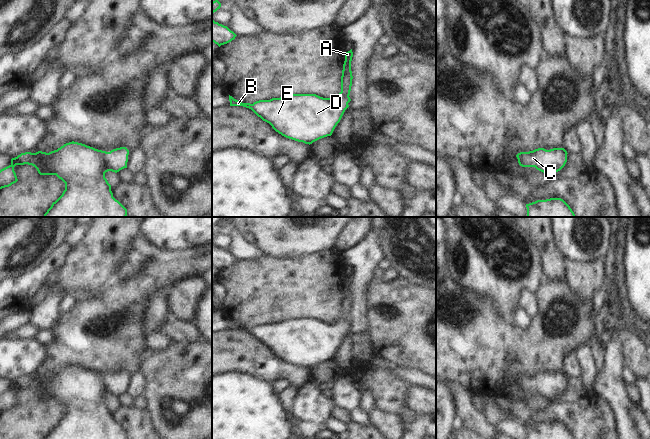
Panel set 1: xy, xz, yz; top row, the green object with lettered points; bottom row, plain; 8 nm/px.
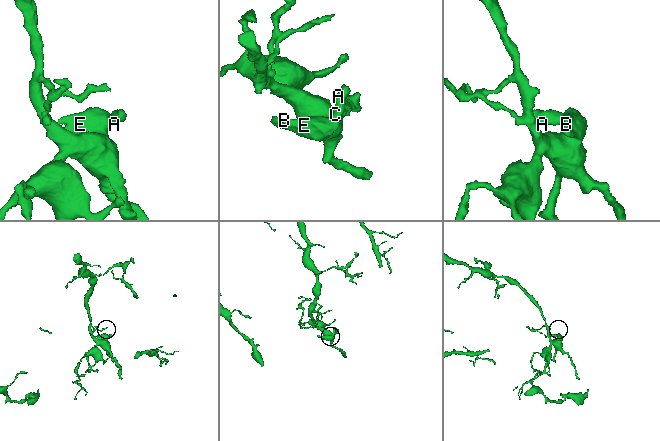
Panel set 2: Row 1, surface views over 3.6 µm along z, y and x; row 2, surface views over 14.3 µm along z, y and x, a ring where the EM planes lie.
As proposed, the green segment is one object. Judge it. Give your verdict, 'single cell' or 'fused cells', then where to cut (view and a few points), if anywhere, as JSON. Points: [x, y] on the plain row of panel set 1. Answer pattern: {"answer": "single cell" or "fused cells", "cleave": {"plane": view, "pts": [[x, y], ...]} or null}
{"answer": "single cell", "cleave": null}

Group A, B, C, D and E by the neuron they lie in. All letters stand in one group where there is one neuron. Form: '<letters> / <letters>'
A B C D E

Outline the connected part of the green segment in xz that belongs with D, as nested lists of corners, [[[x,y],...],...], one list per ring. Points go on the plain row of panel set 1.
[[[352,273],[345,277],[341,316],[332,322],[316,318],[291,318],[270,324],[242,327],[229,319],[230,330],[251,333],[282,360],[305,368],[331,360],[351,325]]]

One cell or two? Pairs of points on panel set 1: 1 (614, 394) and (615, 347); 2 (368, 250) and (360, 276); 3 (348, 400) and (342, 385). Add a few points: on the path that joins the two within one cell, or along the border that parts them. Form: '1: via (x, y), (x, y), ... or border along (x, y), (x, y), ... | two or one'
1: via (614, 382), (614, 359) | one
2: via (364, 256), (362, 258), (362, 270) | one
3: via (347, 396), (344, 389) | one

